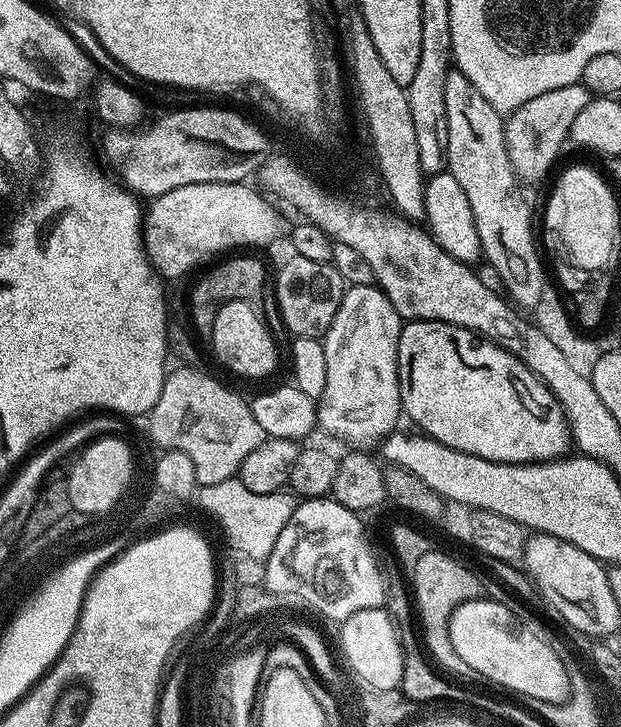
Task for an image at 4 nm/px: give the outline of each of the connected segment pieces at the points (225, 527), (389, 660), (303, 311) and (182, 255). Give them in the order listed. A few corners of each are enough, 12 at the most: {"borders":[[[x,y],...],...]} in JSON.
{"borders":[[[238,476],[196,496],[234,552],[265,561],[295,510]],[[383,607],[338,624],[353,677],[377,693],[399,689],[404,651]],[[295,254],[276,272],[293,337],[323,337],[346,291],[331,262]],[[242,184],[180,186],[142,216],[161,277],[275,238]]]}

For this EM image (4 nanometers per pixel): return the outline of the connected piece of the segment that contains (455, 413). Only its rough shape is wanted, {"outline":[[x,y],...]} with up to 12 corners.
{"outline":[[400,329],[400,407],[499,464],[563,457],[563,412],[511,352]]}

